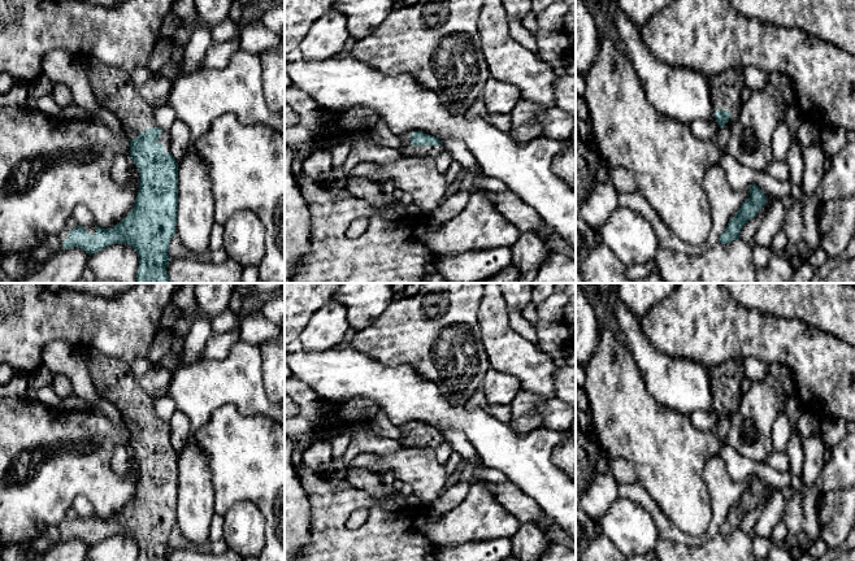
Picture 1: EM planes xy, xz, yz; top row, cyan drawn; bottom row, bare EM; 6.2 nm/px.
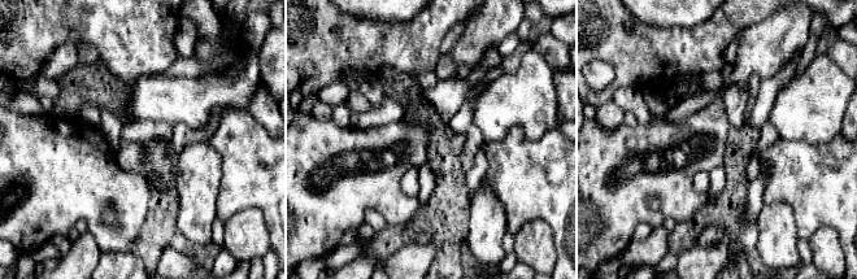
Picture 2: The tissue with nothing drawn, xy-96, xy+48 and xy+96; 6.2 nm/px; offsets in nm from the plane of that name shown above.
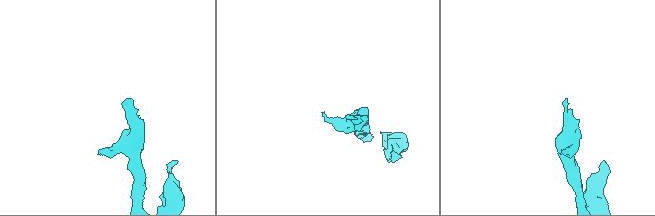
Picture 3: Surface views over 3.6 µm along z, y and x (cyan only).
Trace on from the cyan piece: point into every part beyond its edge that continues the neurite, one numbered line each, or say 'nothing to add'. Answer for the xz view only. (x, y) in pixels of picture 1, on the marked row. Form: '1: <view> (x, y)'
1: xz (408, 149)

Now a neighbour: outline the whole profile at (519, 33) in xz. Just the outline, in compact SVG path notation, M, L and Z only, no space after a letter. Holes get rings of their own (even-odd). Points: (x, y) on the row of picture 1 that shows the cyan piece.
M509 18L509 30L515 42L537 55L535 36L522 25L520 19Z

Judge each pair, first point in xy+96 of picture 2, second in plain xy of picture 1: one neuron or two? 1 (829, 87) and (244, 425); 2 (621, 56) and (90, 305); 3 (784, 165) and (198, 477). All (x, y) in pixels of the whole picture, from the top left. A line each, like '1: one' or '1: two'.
1: two
2: one
3: two

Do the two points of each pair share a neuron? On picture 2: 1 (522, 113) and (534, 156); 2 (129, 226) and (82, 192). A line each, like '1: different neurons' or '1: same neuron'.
1: different neurons
2: same neuron

